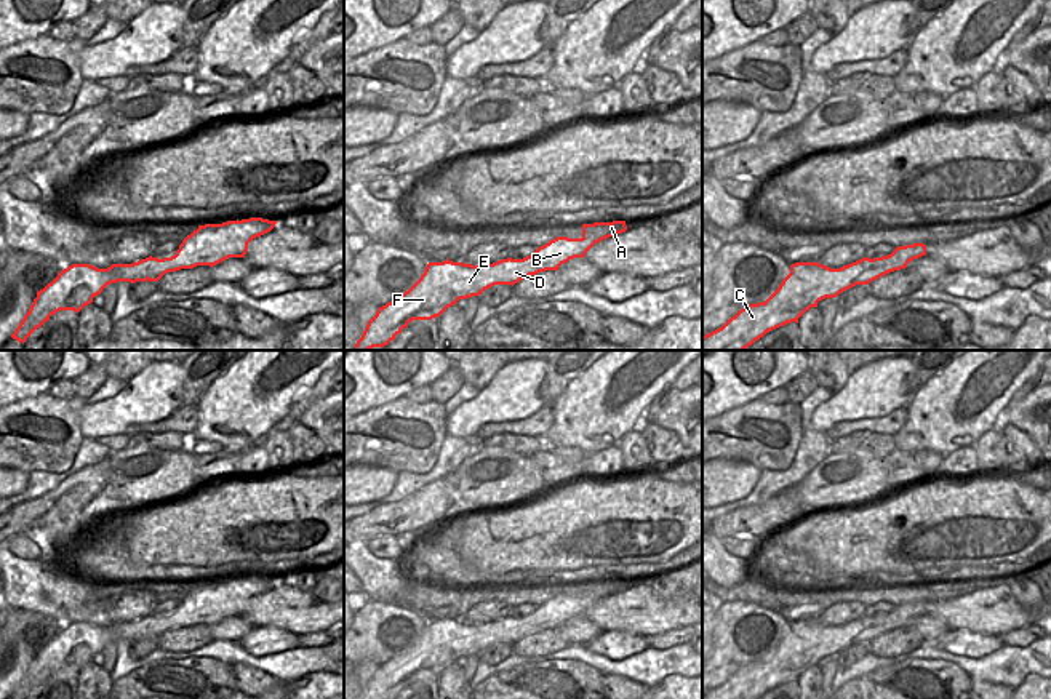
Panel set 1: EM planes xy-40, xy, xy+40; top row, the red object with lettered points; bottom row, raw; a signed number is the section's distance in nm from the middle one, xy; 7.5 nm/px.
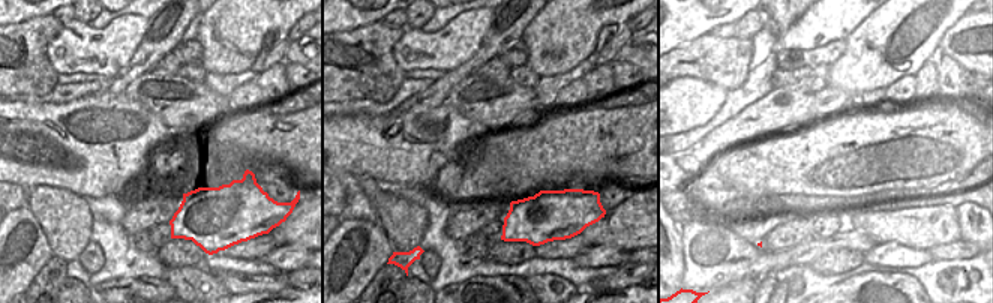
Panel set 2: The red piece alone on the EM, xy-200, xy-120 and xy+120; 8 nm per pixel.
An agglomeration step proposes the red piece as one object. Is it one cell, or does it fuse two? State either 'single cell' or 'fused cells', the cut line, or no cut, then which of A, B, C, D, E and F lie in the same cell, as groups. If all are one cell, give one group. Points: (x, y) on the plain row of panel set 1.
single cell | no cut | A B C D E F

